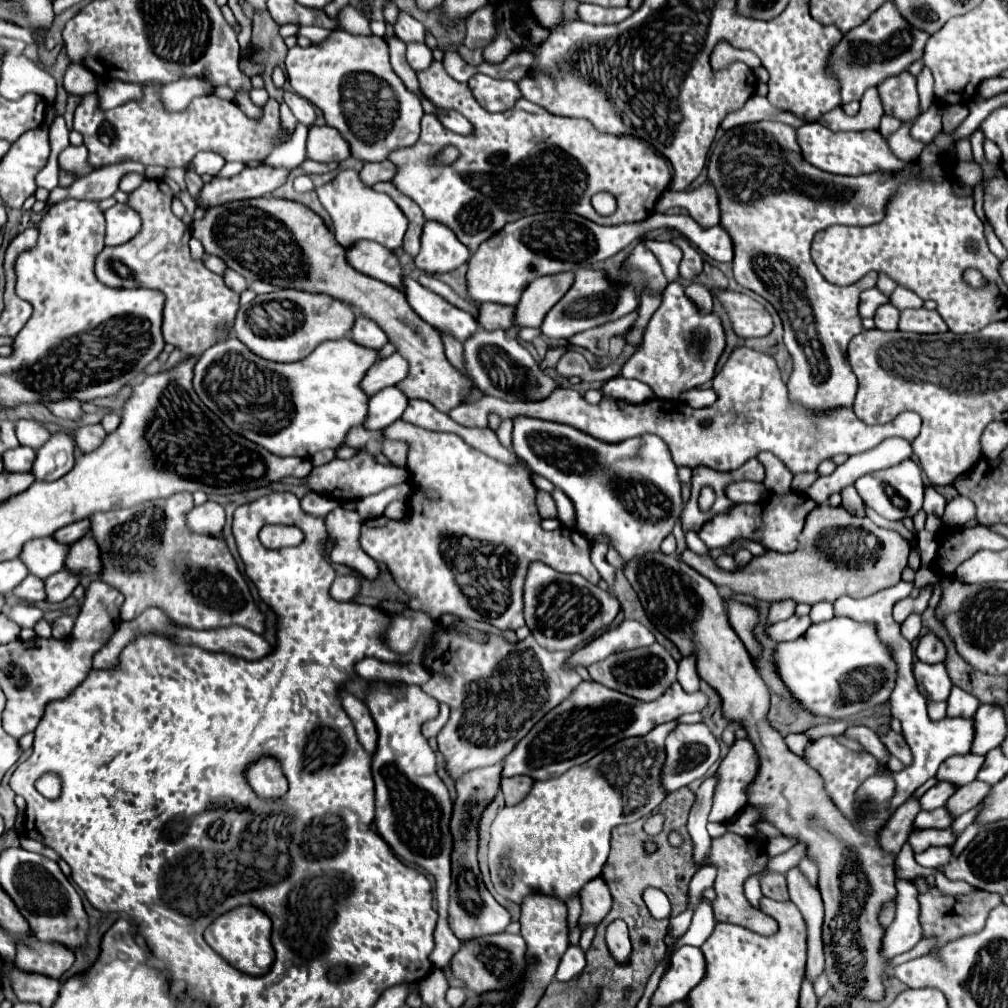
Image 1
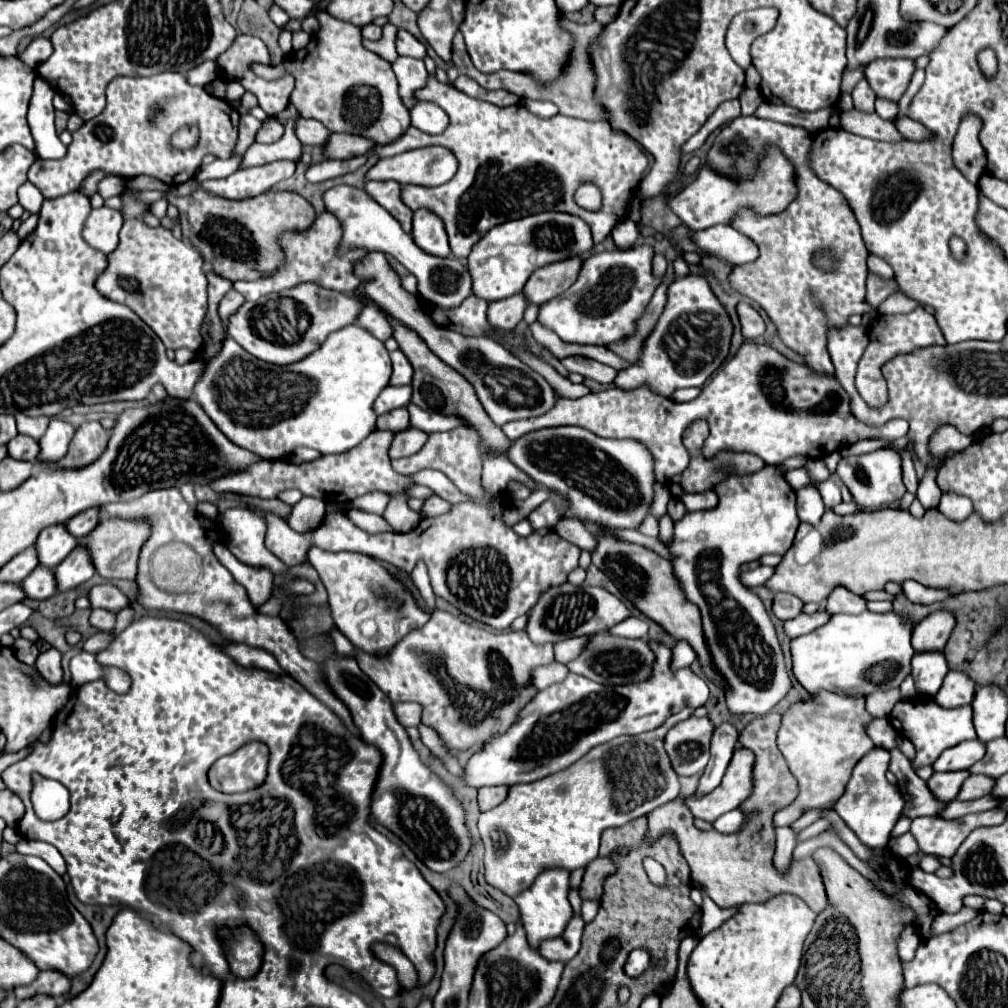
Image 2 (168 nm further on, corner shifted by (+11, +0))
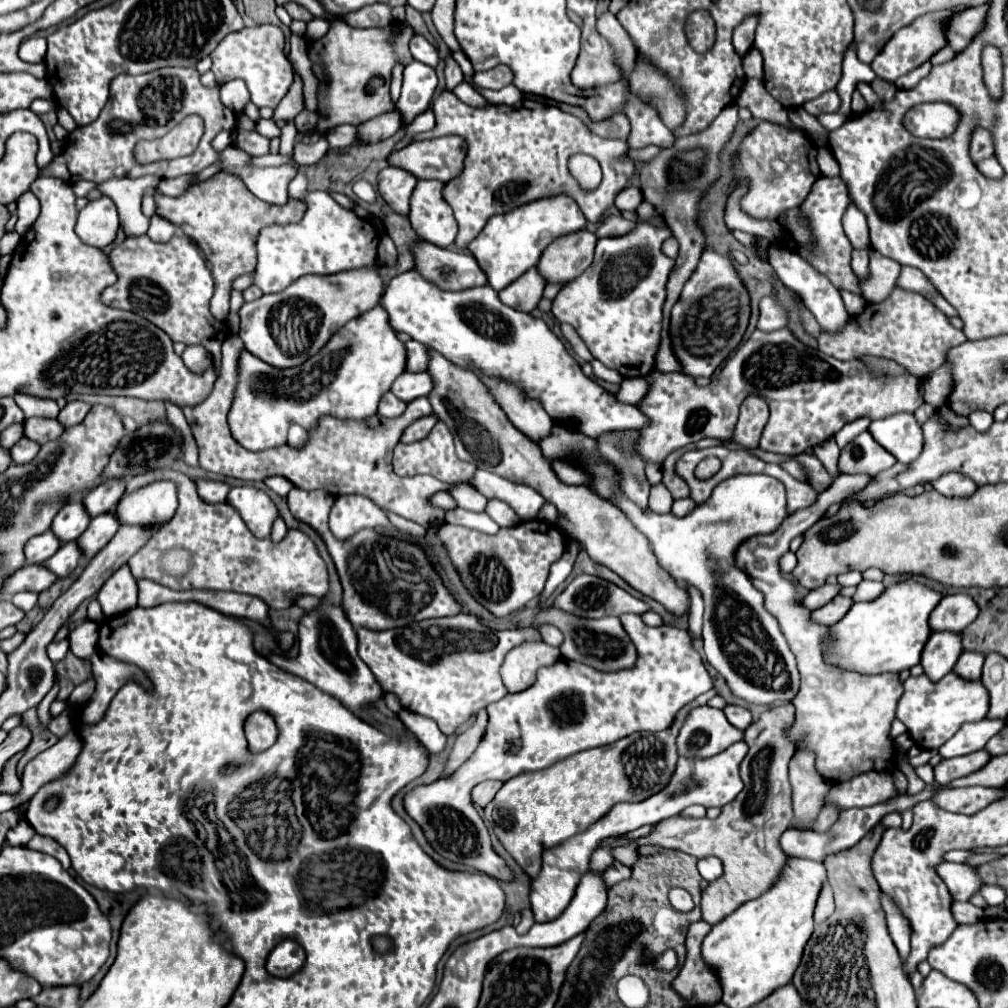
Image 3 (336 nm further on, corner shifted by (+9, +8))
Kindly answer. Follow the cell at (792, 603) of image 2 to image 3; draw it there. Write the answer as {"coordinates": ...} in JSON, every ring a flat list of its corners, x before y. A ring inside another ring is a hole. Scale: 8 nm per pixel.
{"coordinates":[[822,585,822,587,818,587,818,589,814,589,814,591,810,591,804,599,802,599,802,603,808,607,808,609,820,609,822,605,826,605,826,603,830,603,838,593,840,593,840,589,842,589,842,585]]}

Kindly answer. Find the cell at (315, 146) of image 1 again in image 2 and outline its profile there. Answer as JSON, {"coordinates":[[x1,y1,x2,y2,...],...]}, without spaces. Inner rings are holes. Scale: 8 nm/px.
{"coordinates":[[332,133,328,137,328,145,322,145,322,151,328,159,350,159,364,155,370,147,374,147,370,139,346,133]]}

